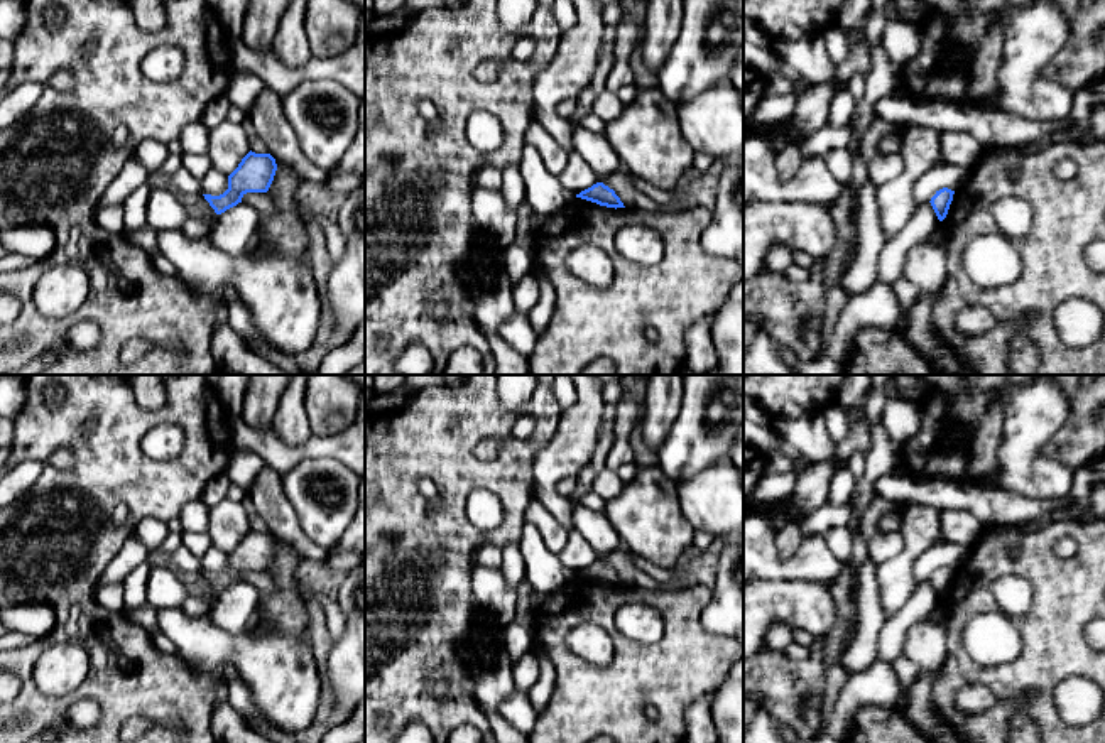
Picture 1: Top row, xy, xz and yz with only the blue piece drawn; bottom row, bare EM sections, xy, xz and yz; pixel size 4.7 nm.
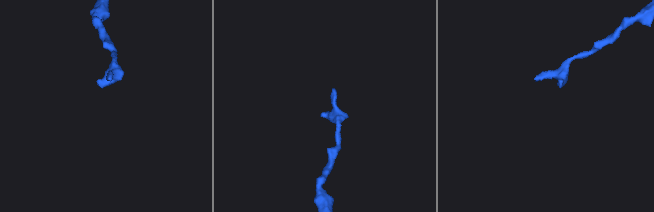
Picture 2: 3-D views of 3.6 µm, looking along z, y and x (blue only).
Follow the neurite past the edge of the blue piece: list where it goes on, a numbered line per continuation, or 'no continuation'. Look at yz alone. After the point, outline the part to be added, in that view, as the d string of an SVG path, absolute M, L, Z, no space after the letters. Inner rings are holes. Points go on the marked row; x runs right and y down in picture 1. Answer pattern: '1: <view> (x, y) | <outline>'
no continuation

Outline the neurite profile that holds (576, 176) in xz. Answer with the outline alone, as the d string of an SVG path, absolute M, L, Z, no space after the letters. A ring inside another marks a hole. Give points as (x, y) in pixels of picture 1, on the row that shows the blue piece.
M571 150L568 154L568 164L558 176L558 181L571 193L580 194L596 184L598 176L578 152Z

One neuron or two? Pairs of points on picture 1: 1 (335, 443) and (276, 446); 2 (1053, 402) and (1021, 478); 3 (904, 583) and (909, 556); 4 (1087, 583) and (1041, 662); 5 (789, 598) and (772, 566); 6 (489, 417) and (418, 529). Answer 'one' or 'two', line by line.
1: one
2: one
3: one
4: one
5: two
6: one

